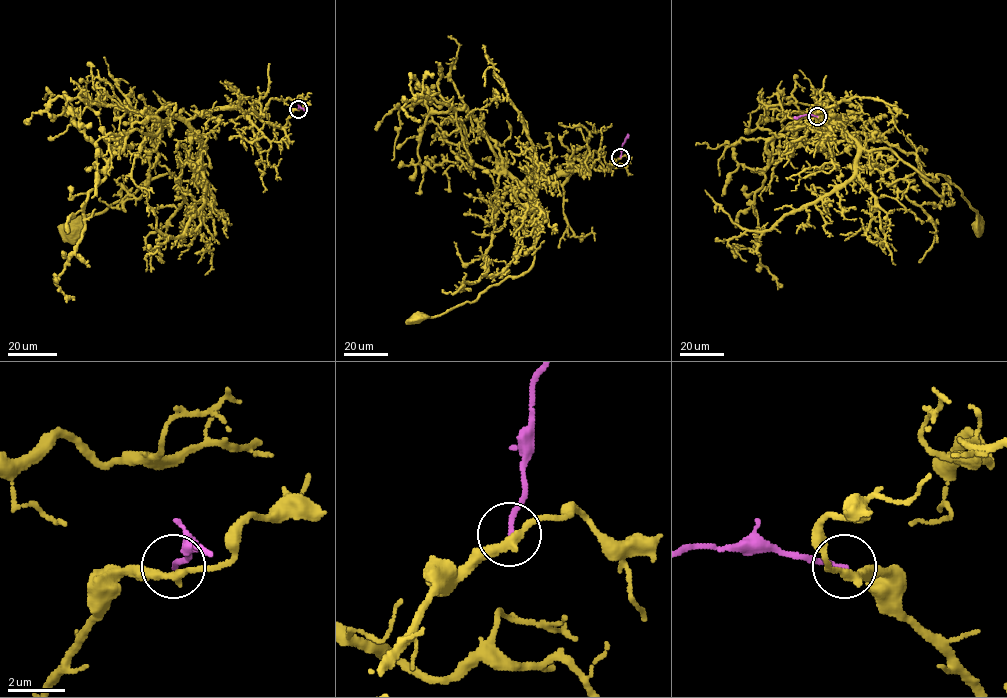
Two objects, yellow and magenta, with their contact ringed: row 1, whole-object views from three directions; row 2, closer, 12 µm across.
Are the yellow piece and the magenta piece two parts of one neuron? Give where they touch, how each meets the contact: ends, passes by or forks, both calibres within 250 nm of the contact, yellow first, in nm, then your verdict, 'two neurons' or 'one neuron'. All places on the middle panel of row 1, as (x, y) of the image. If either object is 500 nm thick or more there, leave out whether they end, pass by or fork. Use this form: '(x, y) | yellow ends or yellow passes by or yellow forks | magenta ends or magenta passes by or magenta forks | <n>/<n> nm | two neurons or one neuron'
(620, 157) | yellow passes by | magenta ends | 280/160 nm | two neurons

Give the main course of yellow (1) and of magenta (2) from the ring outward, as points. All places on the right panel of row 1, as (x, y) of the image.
1: (817, 116), (830, 132), (835, 116), (863, 148), (889, 149), (929, 180), (942, 174), (977, 228)
2: (817, 116), (794, 118)

